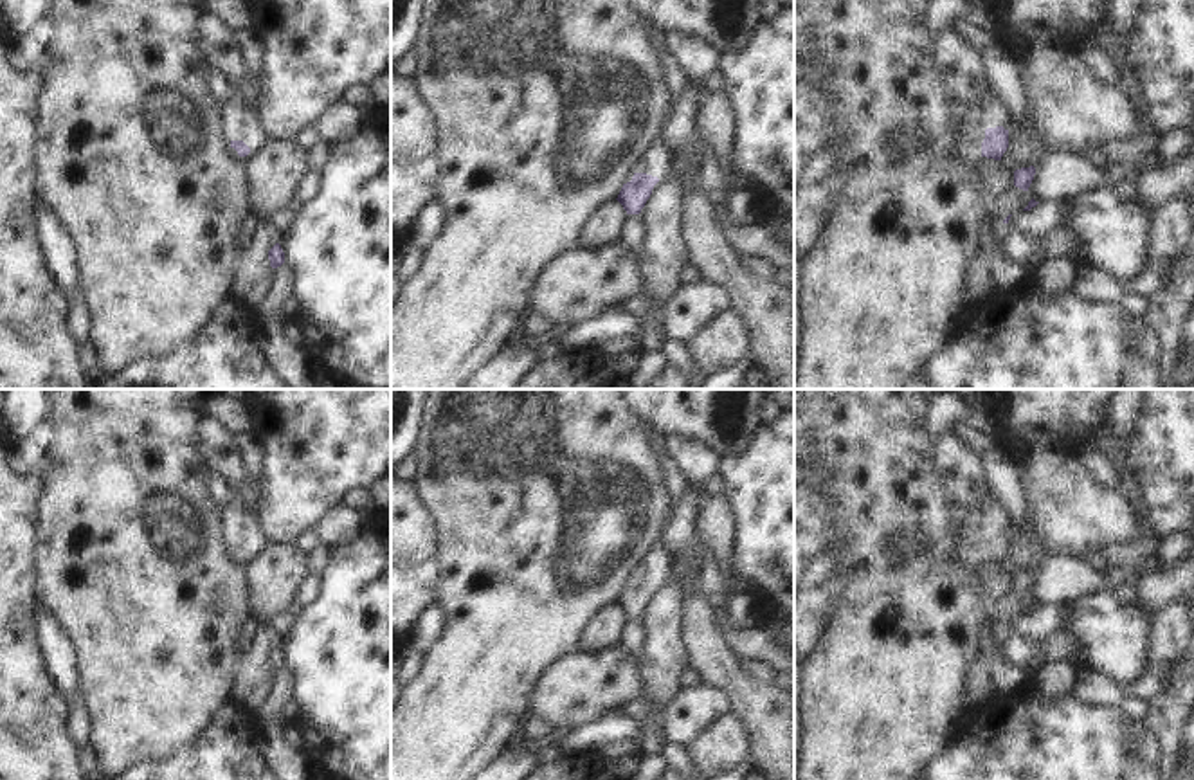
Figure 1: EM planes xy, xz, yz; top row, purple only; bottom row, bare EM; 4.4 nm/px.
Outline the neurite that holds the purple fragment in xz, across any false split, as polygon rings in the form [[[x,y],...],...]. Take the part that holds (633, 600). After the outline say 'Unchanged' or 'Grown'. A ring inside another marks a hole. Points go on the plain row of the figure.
[[[657,540],[632,567],[634,580],[623,587],[618,605],[627,618],[639,618],[652,598],[654,589],[666,578],[672,567],[672,557]]]. Grown.

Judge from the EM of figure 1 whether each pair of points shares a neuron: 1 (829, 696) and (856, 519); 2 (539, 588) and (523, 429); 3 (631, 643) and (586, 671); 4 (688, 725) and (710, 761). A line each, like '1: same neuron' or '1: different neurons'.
1: same neuron
2: same neuron
3: different neurons
4: different neurons

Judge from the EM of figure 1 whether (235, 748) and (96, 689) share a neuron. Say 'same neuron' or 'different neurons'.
different neurons

